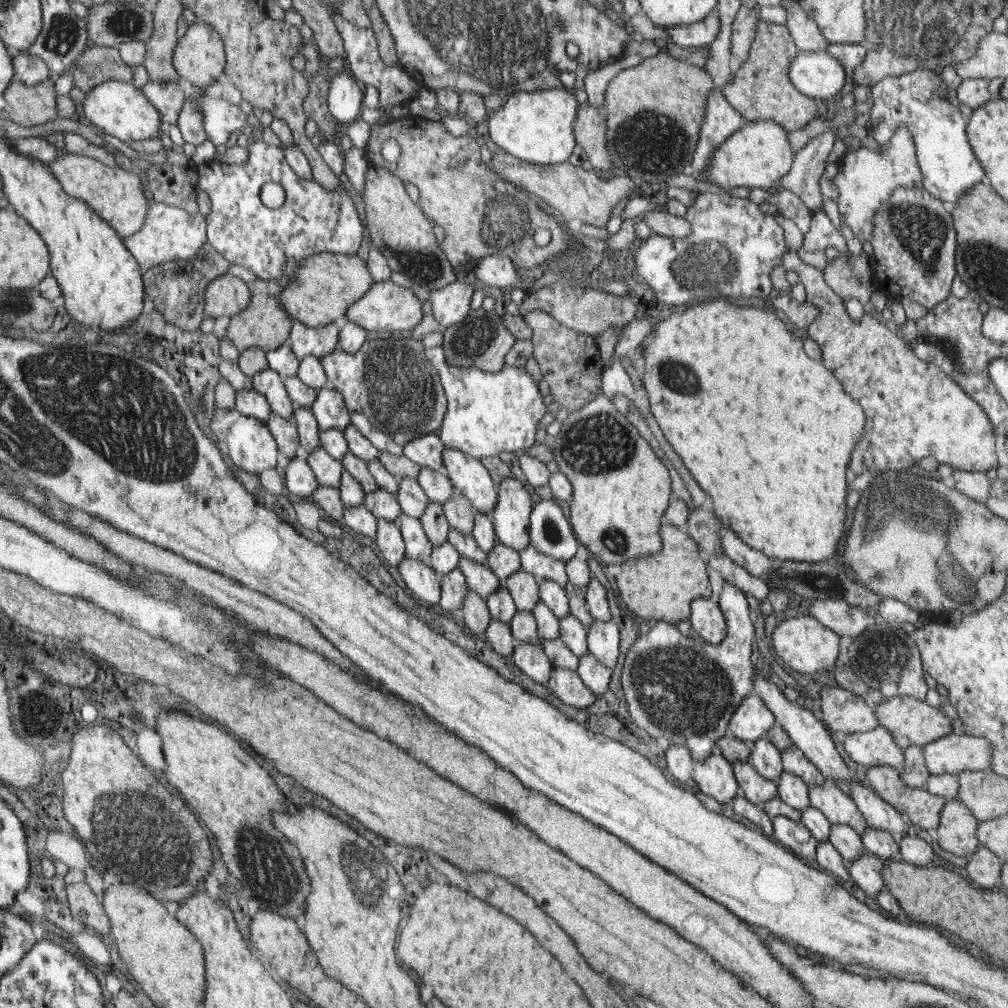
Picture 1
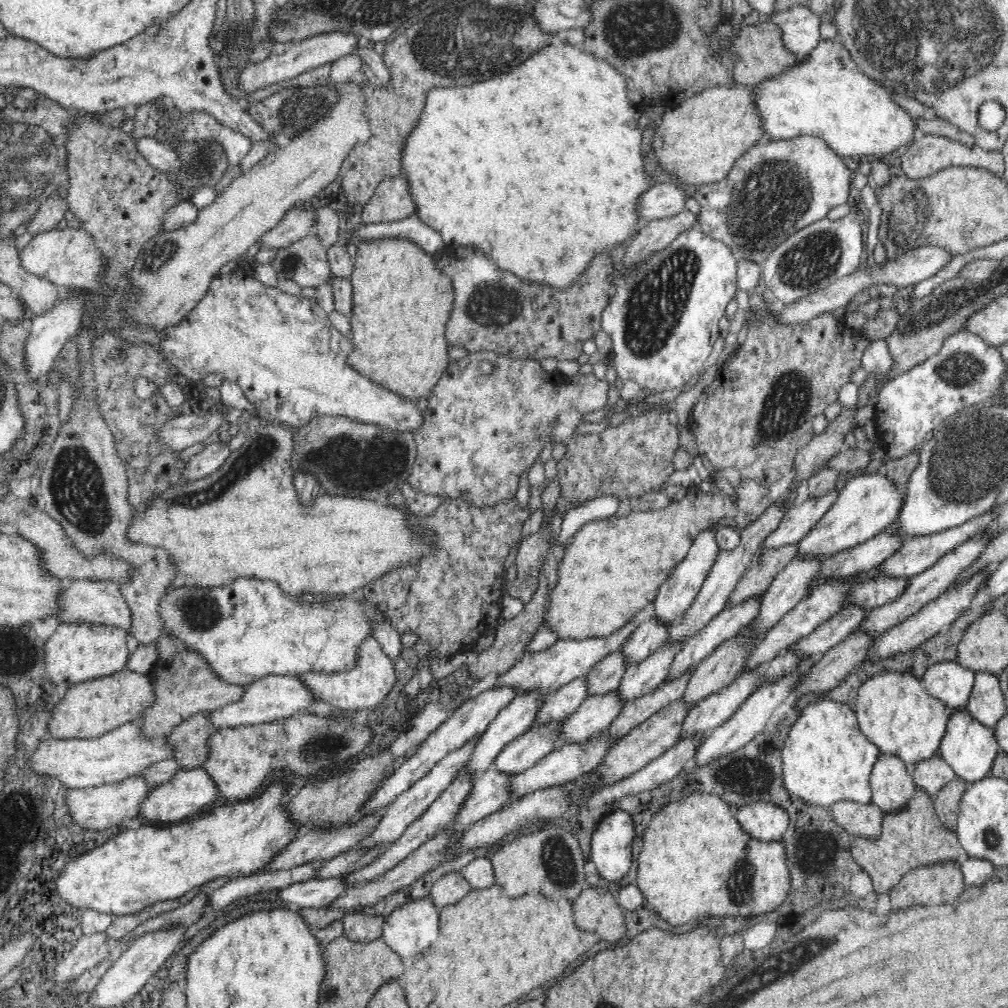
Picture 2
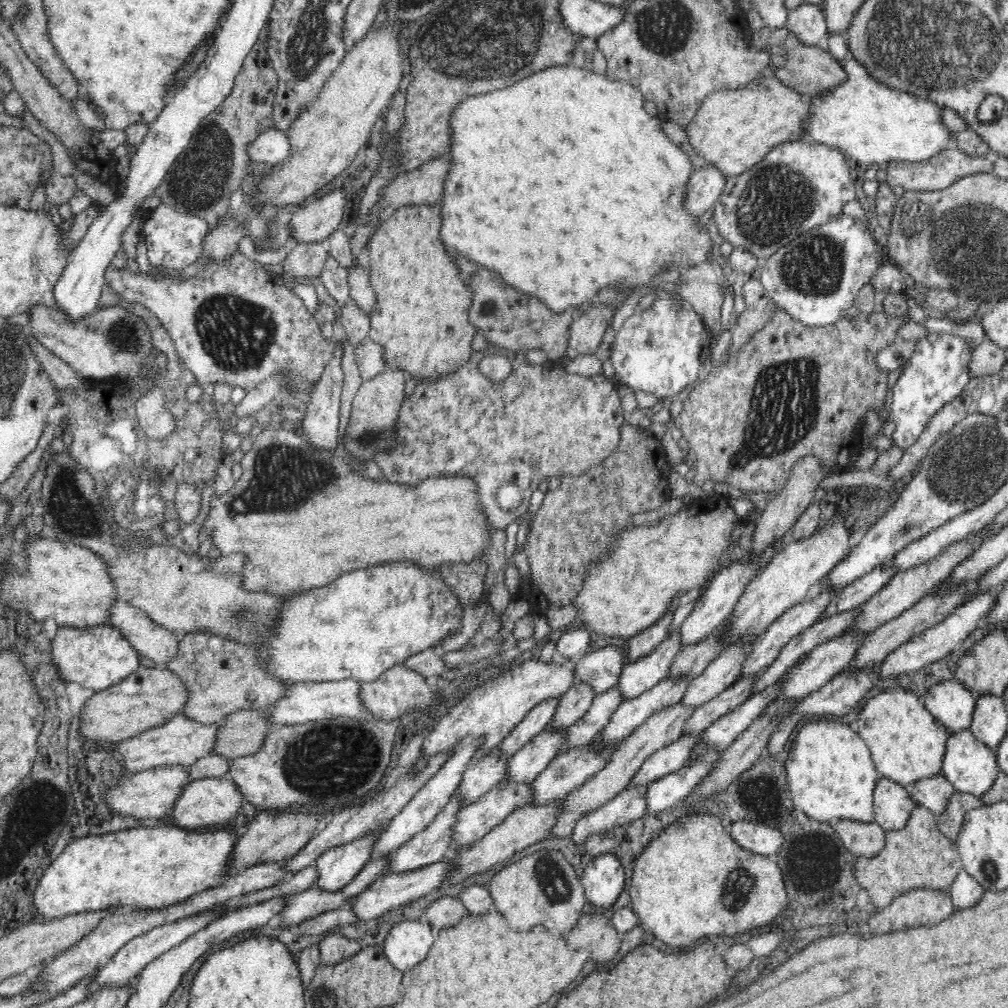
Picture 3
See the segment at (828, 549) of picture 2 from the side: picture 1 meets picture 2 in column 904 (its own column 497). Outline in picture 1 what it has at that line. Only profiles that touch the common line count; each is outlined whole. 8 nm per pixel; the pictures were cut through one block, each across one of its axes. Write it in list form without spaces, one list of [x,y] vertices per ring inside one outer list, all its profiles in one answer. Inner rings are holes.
[[[444,446],[442,451],[443,469],[476,511],[490,516],[498,502],[494,482],[488,470],[480,464],[480,459],[467,455],[464,451]]]

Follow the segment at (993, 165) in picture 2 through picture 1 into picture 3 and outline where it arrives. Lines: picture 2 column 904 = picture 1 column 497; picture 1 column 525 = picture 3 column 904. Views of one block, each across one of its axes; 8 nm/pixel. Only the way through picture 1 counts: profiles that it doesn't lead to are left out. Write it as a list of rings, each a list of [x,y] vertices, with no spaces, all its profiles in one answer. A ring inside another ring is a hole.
[[[955,147],[942,150],[930,159],[922,162],[892,161],[886,165],[886,182],[891,186],[902,186],[906,191],[935,191],[950,186],[956,179],[974,173],[992,172],[992,157],[973,159]]]

